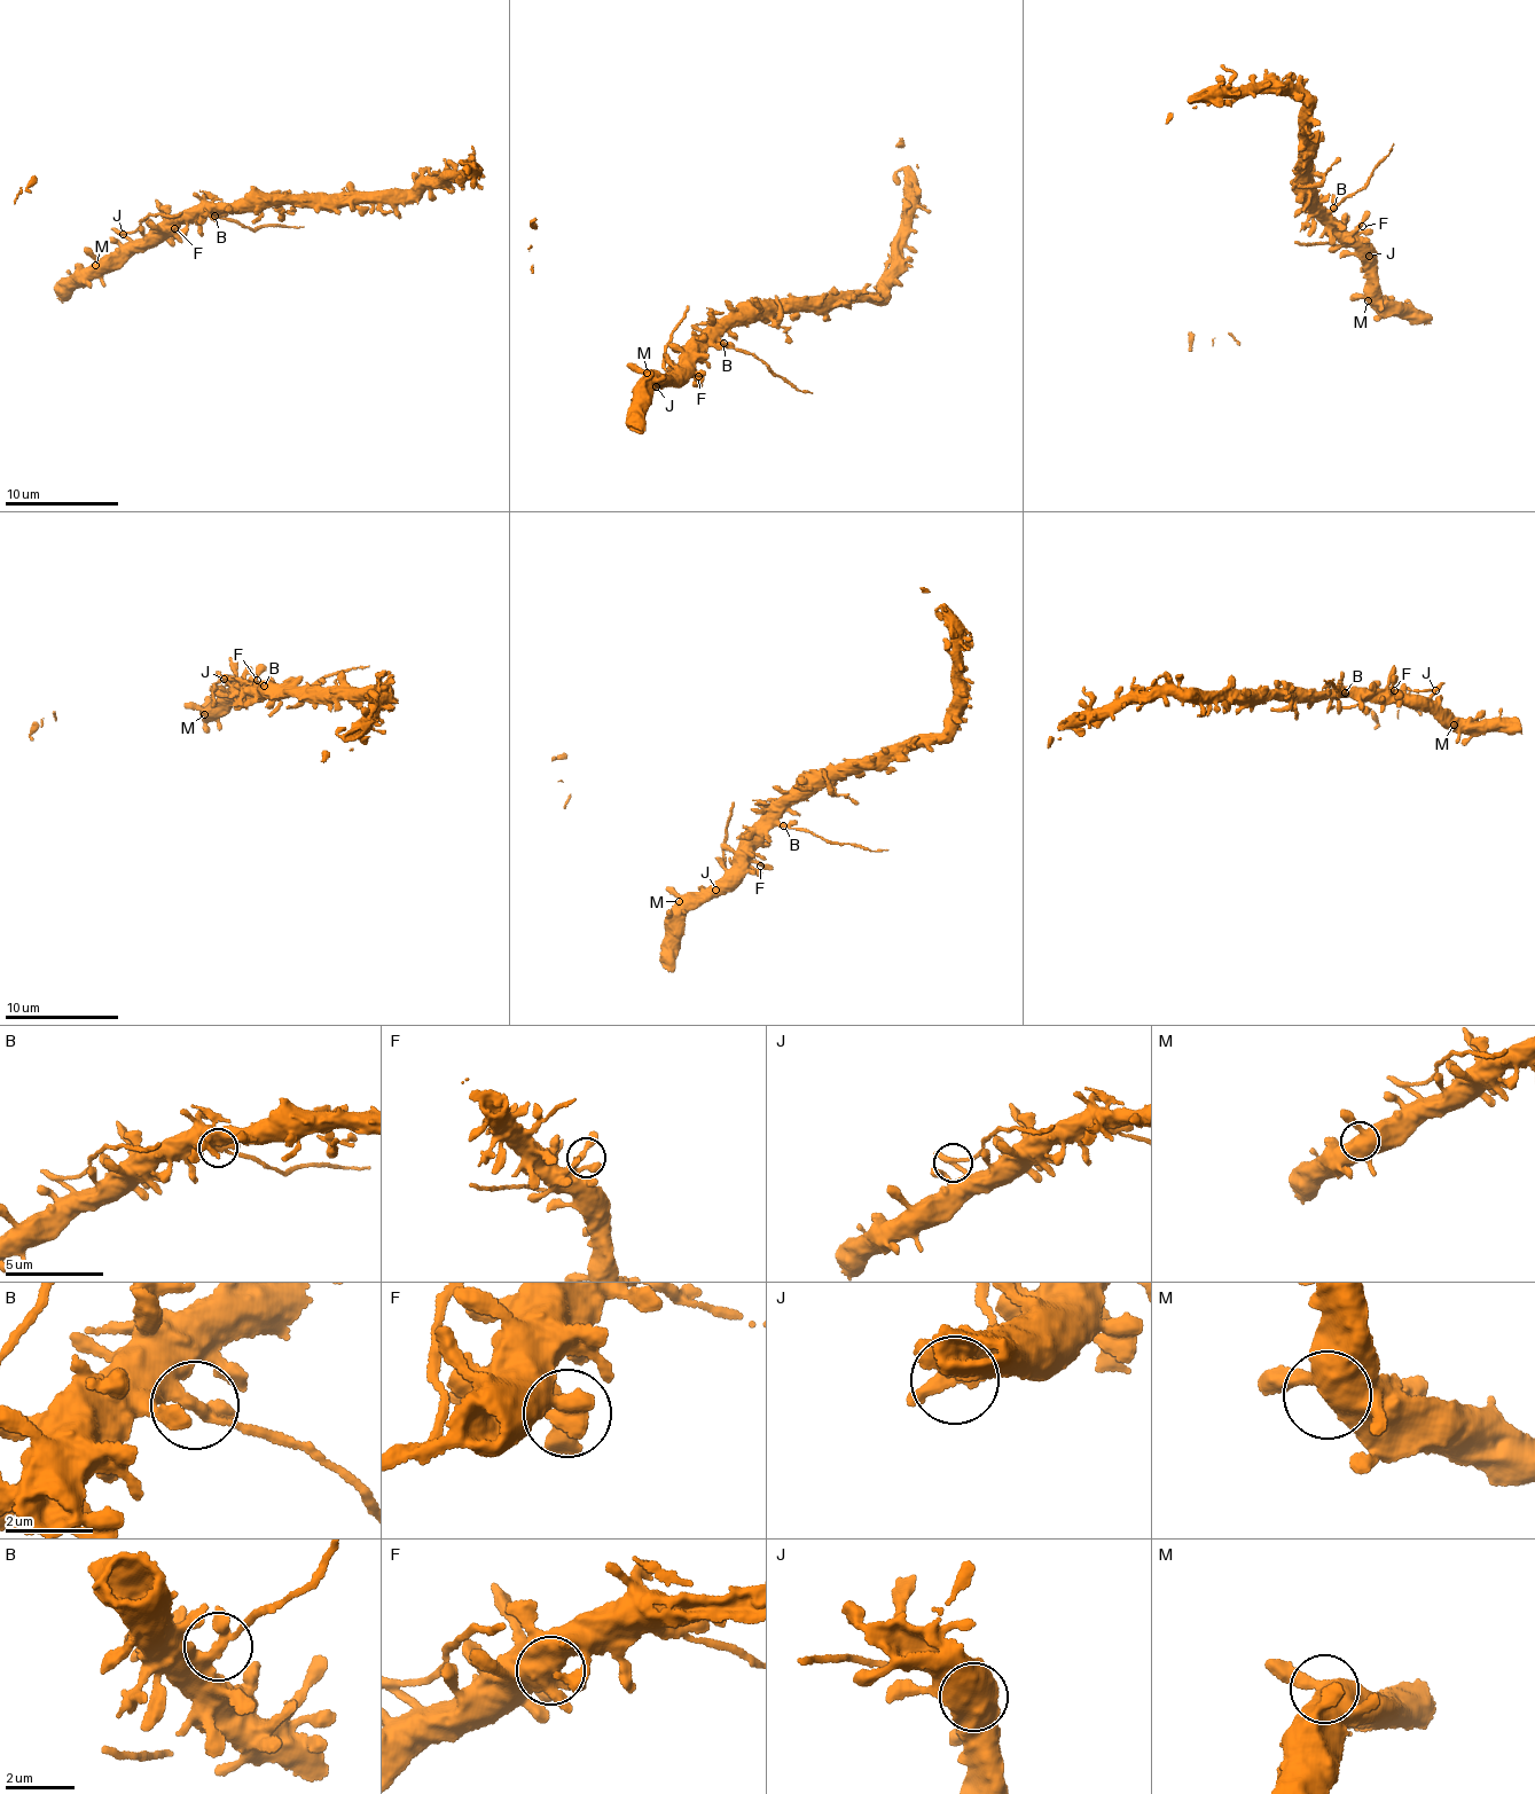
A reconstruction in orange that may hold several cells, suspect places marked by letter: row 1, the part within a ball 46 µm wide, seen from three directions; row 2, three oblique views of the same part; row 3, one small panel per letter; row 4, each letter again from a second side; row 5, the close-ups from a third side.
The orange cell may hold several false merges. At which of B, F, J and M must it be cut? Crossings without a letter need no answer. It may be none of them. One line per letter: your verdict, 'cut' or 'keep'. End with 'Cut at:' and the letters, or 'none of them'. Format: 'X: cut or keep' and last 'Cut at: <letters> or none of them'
B: cut
F: keep
J: cut
M: keep
Cut at: B, J

